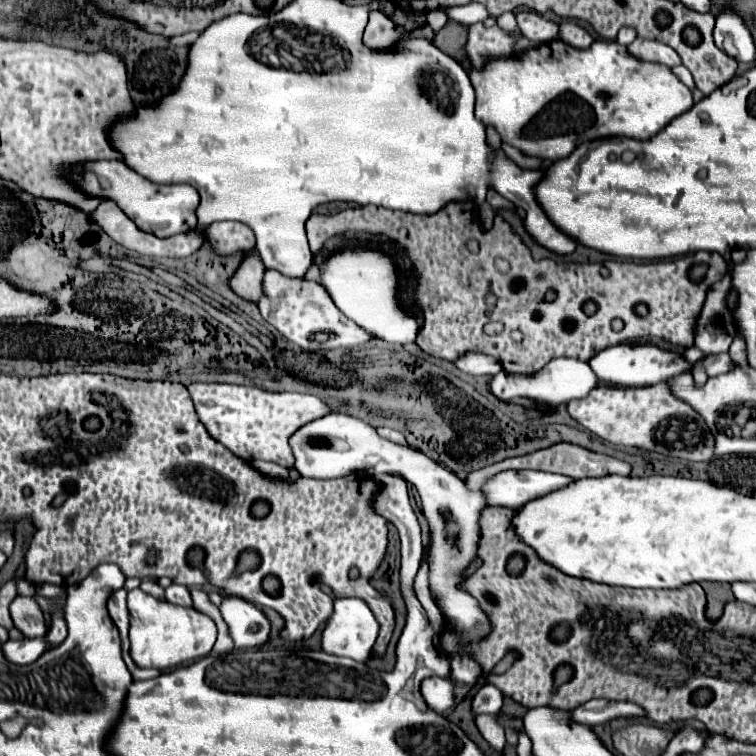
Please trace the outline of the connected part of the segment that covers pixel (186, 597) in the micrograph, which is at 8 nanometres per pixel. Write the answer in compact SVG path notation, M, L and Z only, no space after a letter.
M171 583L167 589L165 589L165 599L175 603L175 605L183 605L183 607L189 607L191 605L191 595L189 595L189 589L183 587L183 585L175 585Z

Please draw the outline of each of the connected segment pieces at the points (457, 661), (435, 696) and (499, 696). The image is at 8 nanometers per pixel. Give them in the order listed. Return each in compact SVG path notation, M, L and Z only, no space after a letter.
M463 655L463 657L451 657L451 673L453 673L455 681L463 681L463 683L473 685L483 671L473 659Z
M429 677L421 683L421 693L425 703L437 711L443 713L455 705L453 697L453 681L451 679L441 679L441 677Z
M485 683L473 697L473 711L477 715L479 713L497 715L497 711L501 711L501 705L503 705L503 693L493 683Z

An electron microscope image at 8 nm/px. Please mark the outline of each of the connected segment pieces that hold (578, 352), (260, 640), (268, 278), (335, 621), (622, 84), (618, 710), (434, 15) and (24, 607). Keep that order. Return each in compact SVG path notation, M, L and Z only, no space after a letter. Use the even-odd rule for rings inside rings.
M451 201L433 215L387 211L375 205L349 207L337 215L311 215L307 219L311 253L319 253L327 239L349 231L365 231L369 235L381 233L405 251L417 279L409 299L423 313L423 327L419 329L415 343L427 355L457 361L463 353L477 351L495 357L511 373L535 373L557 357L589 361L593 353L599 353L609 345L639 341L643 337L691 347L697 311L701 309L709 287L727 273L725 259L719 253L709 251L639 265L607 261L607 277L601 275L601 267L595 263L533 261L529 249L501 215L495 215L495 223L489 231L483 231L477 211L469 215L465 201ZM497 259L507 261L509 269L499 271L495 267ZM515 281L521 281L523 285L515 287ZM487 291L497 295L495 305L485 305ZM547 291L555 291L557 301L547 303ZM587 301L597 305L593 317L583 315L583 305ZM639 303L649 307L645 317L635 313ZM615 317L621 317L625 323L621 331L611 329ZM489 321L501 321L505 325L503 333L497 337L485 335L483 325Z
M225 597L219 609L229 625L235 647L261 647L269 641L271 621L255 603L241 597Z
M269 269L265 273L263 287L265 287L265 297L267 297L265 301L263 299L259 301L259 311L261 311L263 319L267 323L271 323L283 337L297 343L305 351L353 349L353 347L361 347L373 339L373 337L369 337L369 333L365 333L365 329L359 329L357 325L353 325L353 321L349 321L337 309L337 305L329 297L329 293L313 281L291 279L291 277L285 277L285 275Z
M339 597L335 601L333 615L329 617L327 627L323 631L323 651L365 663L371 657L371 649L375 645L377 635L379 635L379 623L371 613L369 605L359 597Z
M475 23L469 27L467 53L473 65L479 67L483 63L481 69L473 65L469 69L477 95L477 119L485 127L495 127L501 141L513 145L523 155L557 161L567 157L577 145L599 137L625 135L649 139L669 125L673 117L693 107L689 87L673 77L669 69L681 65L681 59L665 43L637 37L627 51L617 41L595 41L587 49L577 49L557 39L511 55L517 41L517 31L509 33L499 25L483 27Z
M591 699L585 705L573 711L573 719L587 725L599 725L599 721L611 721L617 717L645 717L641 705L629 701L609 701L609 699Z
M443 9L429 11L429 13L427 13L427 25L429 25L433 31L439 31L439 29L445 25L445 11L443 11Z
M17 595L11 603L11 617L25 637L43 637L47 633L45 615L35 597Z

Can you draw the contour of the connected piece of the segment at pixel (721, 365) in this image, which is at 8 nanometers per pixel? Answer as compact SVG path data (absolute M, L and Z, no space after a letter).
M719 353L719 355L705 355L701 361L697 361L703 369L705 369L705 373L707 373L707 377L715 377L715 375L721 375L721 373L725 373L727 369L731 369L733 367L733 361L729 359L729 355L727 353Z

